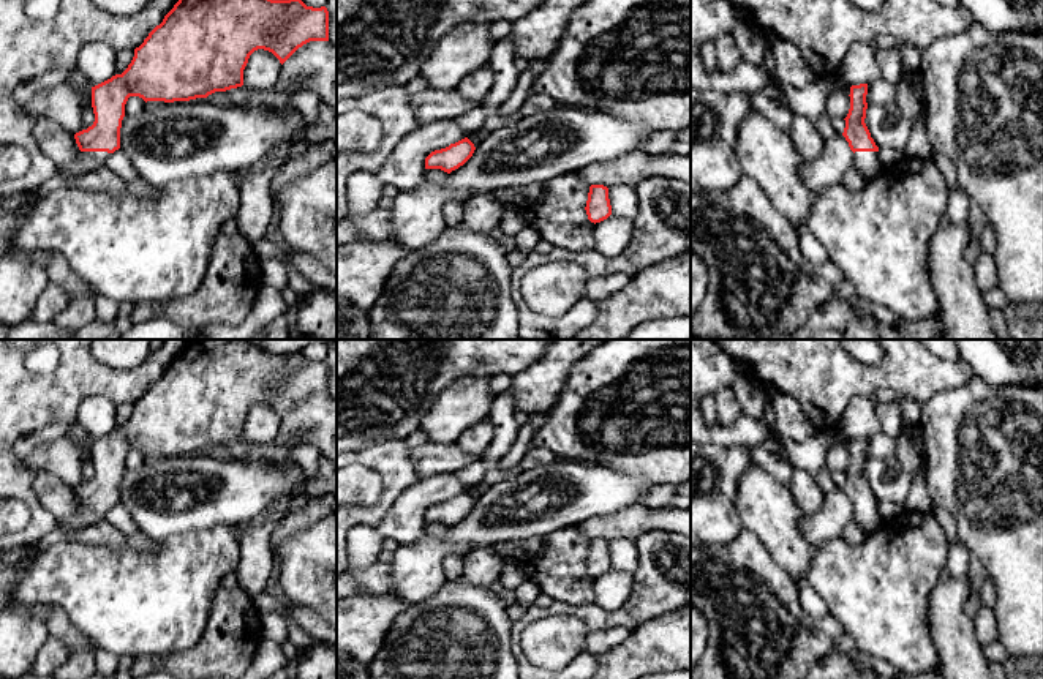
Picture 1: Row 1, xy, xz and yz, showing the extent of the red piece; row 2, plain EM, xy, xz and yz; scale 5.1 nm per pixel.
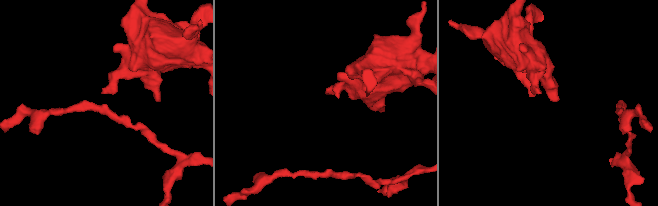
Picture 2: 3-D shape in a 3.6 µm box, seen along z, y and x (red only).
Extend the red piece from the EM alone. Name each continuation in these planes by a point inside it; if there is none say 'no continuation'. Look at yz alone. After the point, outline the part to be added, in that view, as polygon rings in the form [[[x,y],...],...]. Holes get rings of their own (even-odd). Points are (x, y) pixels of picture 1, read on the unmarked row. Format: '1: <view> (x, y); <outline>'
1: yz (868, 517); [[[855,505],[853,520],[863,527],[866,535],[872,534],[882,523],[879,505]]]

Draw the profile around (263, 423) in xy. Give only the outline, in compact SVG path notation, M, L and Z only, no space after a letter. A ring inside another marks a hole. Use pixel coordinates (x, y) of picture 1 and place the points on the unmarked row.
M254 404L243 423L243 441L248 444L272 444L280 434L280 414L269 404Z

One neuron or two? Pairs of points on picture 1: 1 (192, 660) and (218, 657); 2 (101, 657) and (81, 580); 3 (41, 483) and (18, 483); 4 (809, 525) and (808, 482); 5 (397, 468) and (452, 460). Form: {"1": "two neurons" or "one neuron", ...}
{"1": "one neuron", "2": "two neurons", "3": "two neurons", "4": "two neurons", "5": "two neurons"}

